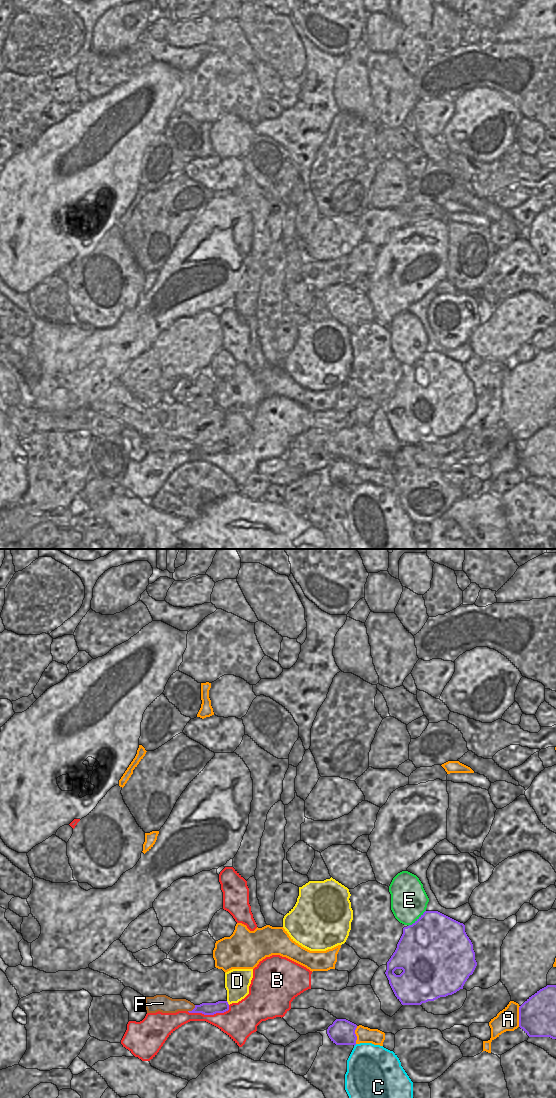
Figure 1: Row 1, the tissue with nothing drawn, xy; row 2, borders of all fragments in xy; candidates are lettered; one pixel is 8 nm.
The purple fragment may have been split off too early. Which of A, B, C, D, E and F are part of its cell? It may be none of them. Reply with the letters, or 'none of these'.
F

